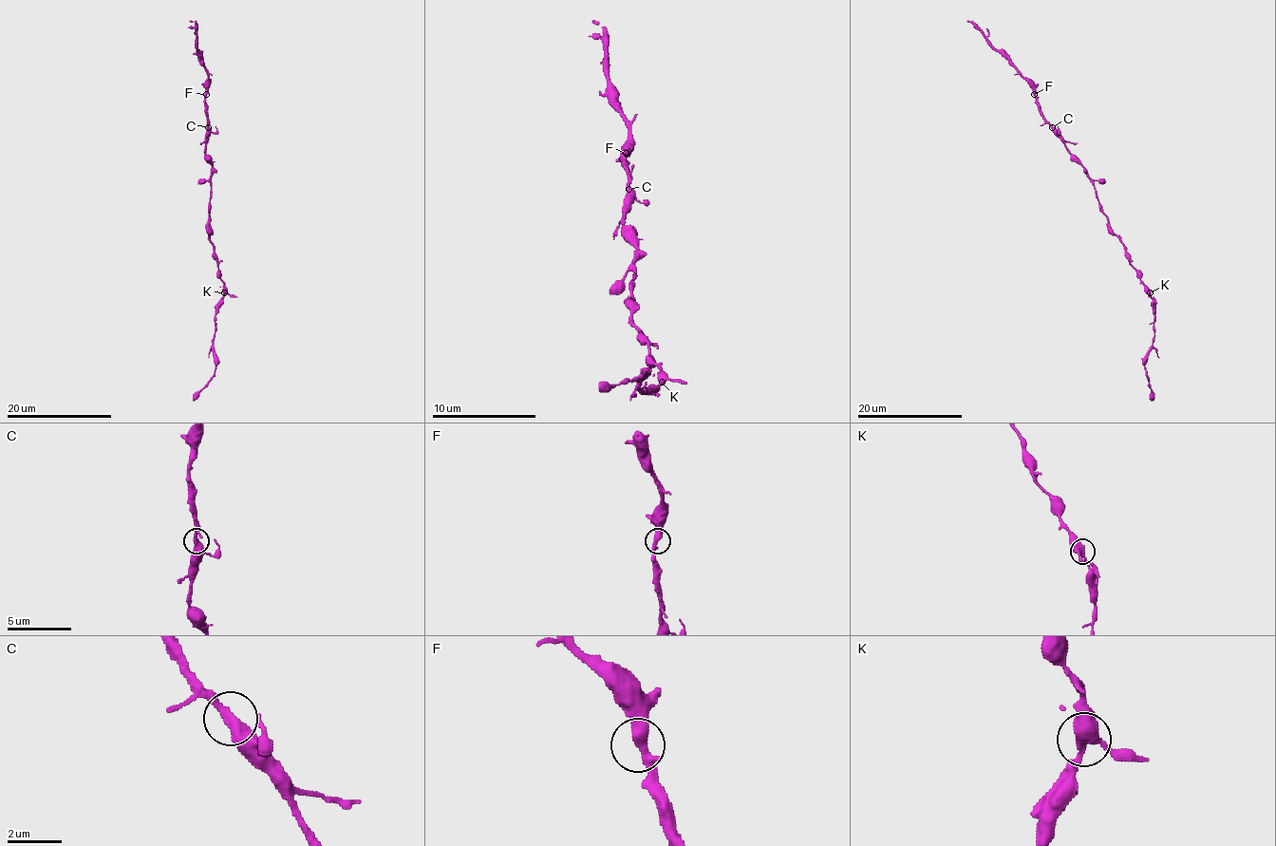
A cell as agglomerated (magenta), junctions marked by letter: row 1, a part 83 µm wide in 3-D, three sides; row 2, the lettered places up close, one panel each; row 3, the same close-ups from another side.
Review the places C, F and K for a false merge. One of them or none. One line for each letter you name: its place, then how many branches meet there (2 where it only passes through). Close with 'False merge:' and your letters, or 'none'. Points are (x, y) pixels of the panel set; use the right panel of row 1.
False merge: none

